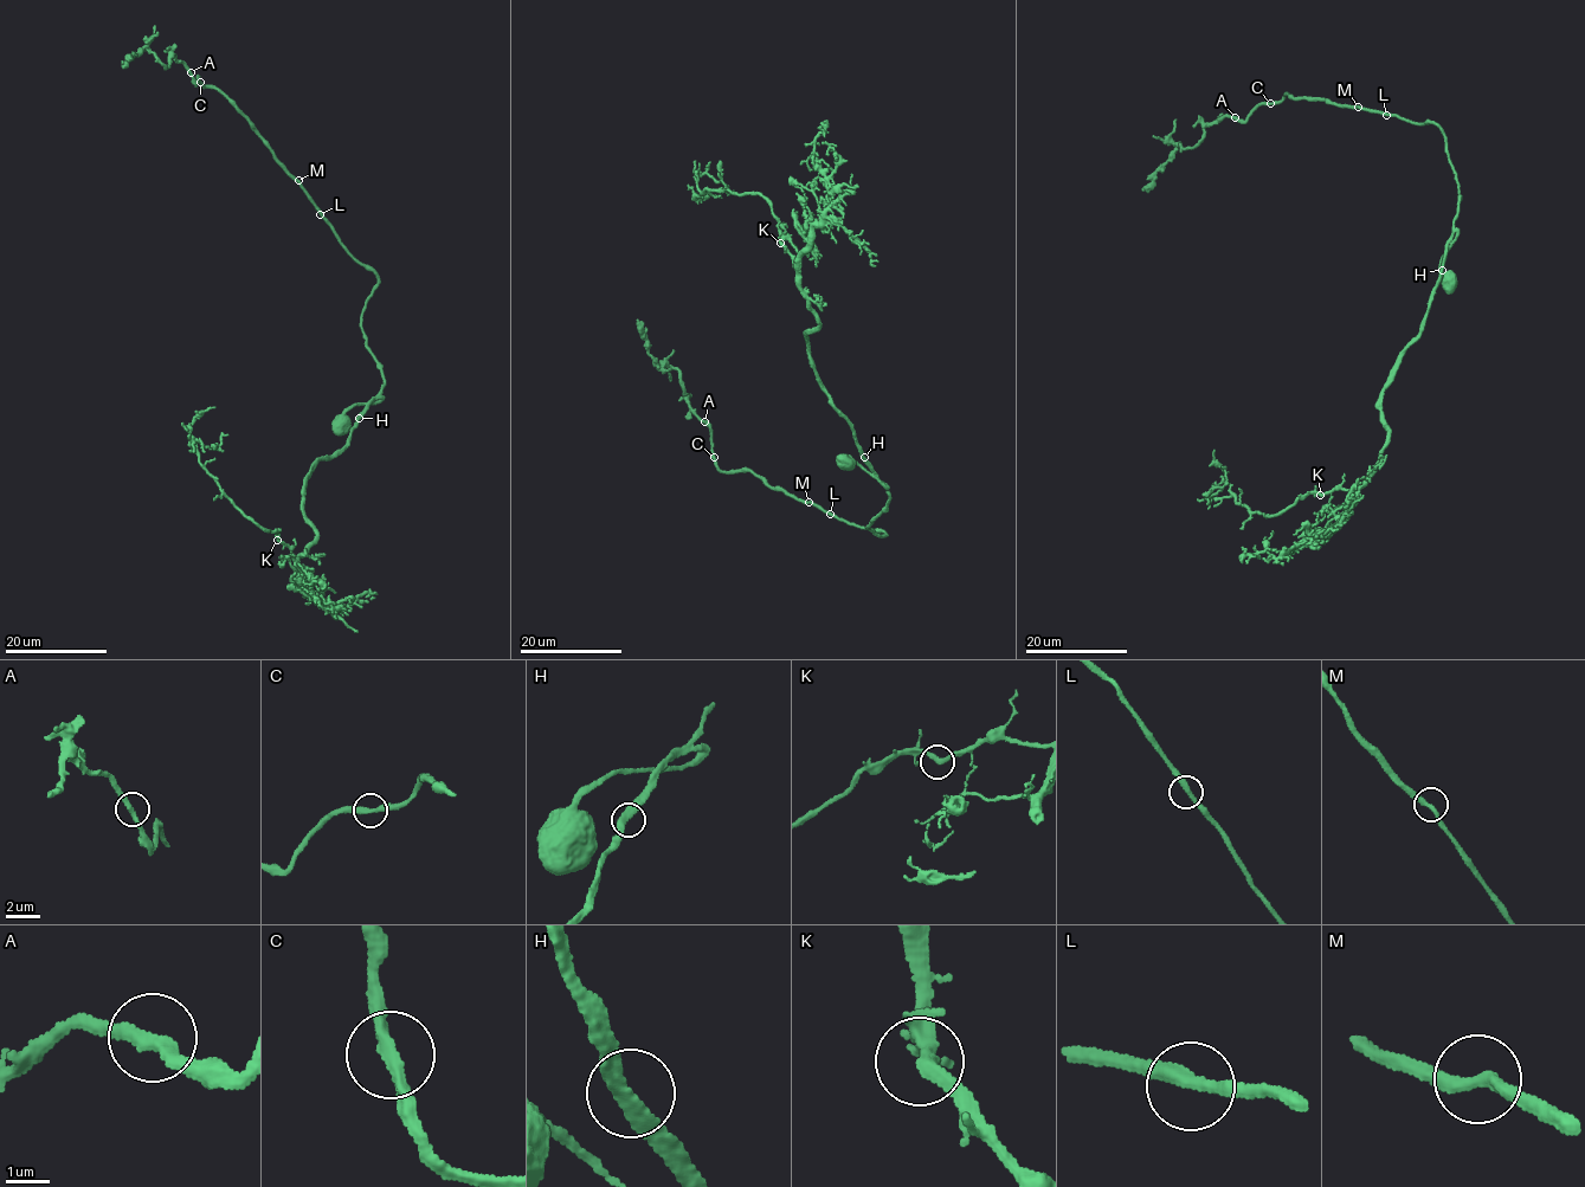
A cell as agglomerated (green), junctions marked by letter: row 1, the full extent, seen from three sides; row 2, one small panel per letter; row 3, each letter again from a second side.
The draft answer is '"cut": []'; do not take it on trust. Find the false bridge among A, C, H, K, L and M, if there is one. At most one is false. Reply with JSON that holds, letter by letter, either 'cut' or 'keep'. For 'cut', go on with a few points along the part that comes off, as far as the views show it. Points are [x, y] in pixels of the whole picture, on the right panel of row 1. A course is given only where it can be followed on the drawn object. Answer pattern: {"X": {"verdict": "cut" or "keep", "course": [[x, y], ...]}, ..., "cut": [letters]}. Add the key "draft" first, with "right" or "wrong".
{"draft": "right", "A": {"verdict": "keep"}, "C": {"verdict": "keep"}, "H": {"verdict": "keep"}, "K": {"verdict": "keep"}, "L": {"verdict": "keep"}, "M": {"verdict": "keep"}, "cut": []}

